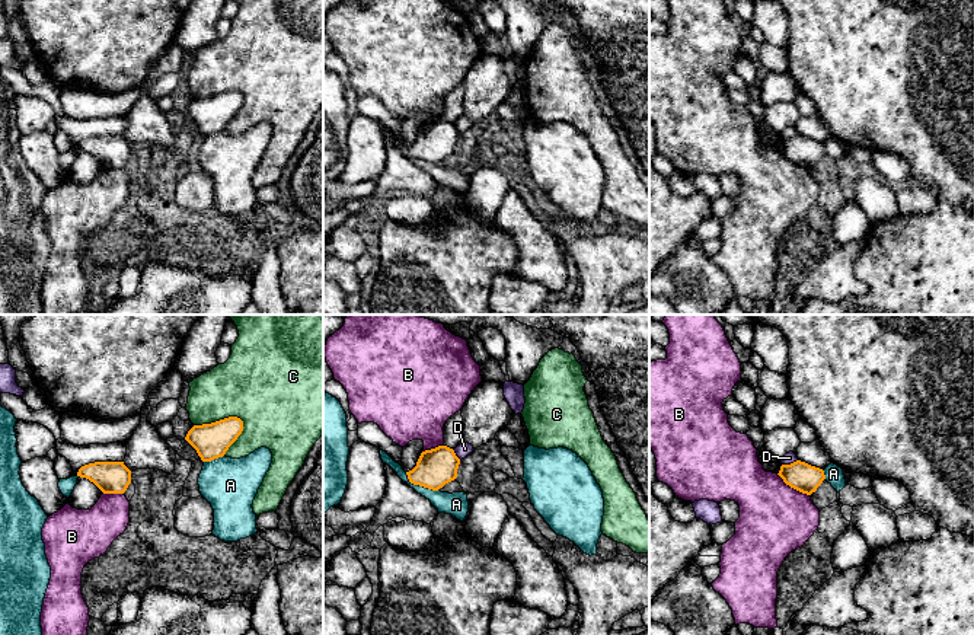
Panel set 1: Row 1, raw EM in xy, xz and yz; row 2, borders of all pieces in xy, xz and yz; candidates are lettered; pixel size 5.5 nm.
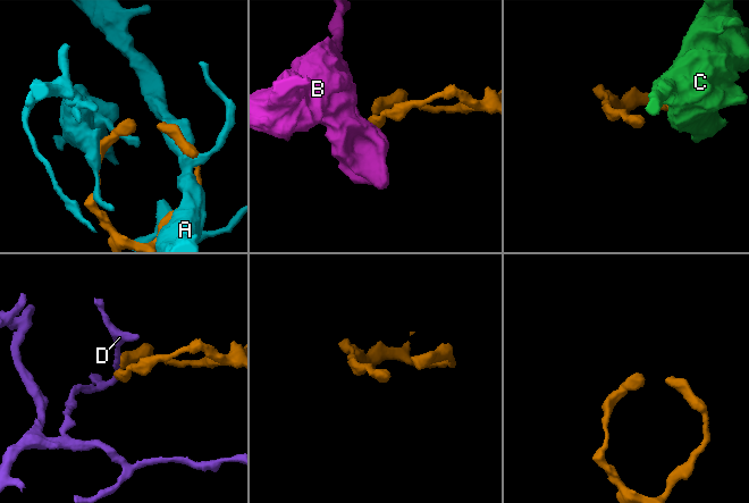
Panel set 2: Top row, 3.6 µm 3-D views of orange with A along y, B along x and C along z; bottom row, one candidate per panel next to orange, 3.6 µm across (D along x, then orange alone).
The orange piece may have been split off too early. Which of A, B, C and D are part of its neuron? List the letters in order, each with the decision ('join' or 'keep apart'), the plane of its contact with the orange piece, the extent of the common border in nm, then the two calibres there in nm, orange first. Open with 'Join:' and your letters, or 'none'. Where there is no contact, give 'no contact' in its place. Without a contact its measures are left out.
Join: none
A: keep apart; contact in xz; length 220 nm; calibres 200 and 130 nm
B: keep apart; contact in yz; length 220 nm; calibres 160 and 400 nm
C: keep apart; contact in xy; length 280 nm; calibres 190 and 400 nm
D: keep apart; contact in yz; length 90 nm; calibres 160 and 70 nm

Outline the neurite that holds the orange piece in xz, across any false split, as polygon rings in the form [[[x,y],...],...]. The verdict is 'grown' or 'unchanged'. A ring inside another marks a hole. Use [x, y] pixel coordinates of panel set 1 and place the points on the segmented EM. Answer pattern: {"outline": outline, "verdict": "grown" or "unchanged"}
{"outline": [[[438,446],[422,451],[416,466],[406,475],[411,484],[438,491],[457,478],[459,465],[460,459],[453,449]]], "verdict": "unchanged"}

